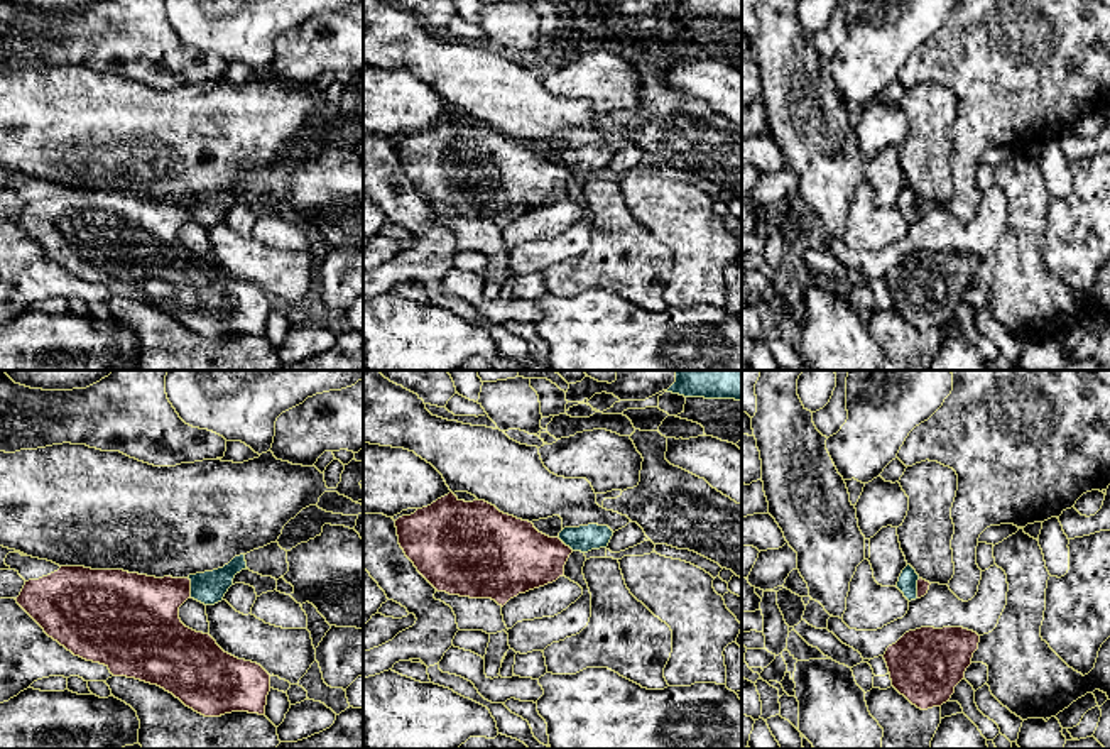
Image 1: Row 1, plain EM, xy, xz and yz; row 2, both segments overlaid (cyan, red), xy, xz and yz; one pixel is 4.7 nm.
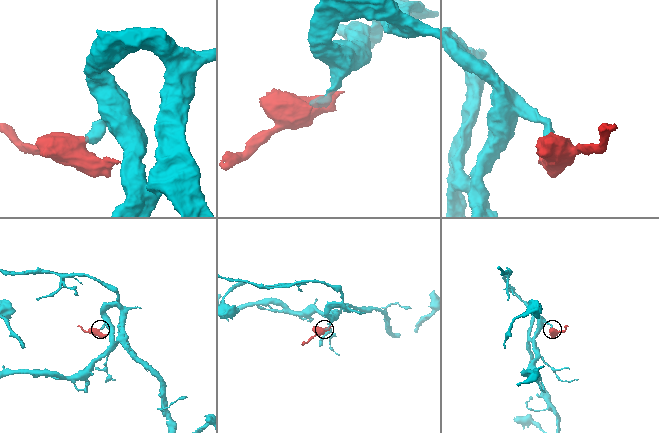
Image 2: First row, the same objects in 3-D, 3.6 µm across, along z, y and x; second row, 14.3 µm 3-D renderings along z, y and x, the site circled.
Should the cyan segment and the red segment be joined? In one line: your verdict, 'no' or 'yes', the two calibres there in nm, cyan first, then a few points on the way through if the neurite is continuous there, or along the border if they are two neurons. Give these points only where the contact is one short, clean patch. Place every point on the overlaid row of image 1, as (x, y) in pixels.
no | 160/320 nm | along xy (188, 577), (191, 597)

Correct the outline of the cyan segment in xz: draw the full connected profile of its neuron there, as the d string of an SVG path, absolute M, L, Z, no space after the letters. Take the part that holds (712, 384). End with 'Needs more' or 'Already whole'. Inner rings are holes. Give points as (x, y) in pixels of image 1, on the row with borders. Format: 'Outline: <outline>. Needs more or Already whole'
Outline: M674 370L676 382L666 391L684 397L742 401L742 370Z. Already whole

